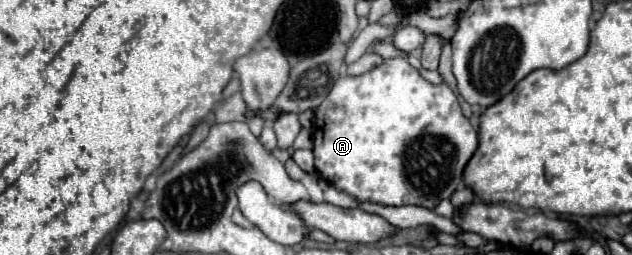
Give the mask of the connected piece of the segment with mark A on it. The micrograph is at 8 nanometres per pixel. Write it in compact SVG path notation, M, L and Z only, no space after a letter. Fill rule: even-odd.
M387 59L385 65L365 75L339 77L325 101L315 109L315 169L321 179L359 203L369 201L391 207L419 205L433 209L439 201L449 199L457 189L465 187L463 171L477 151L477 145L477 129L463 117L457 95L445 83L433 85L423 79L407 59ZM443 143L451 145L453 153L447 153Z

